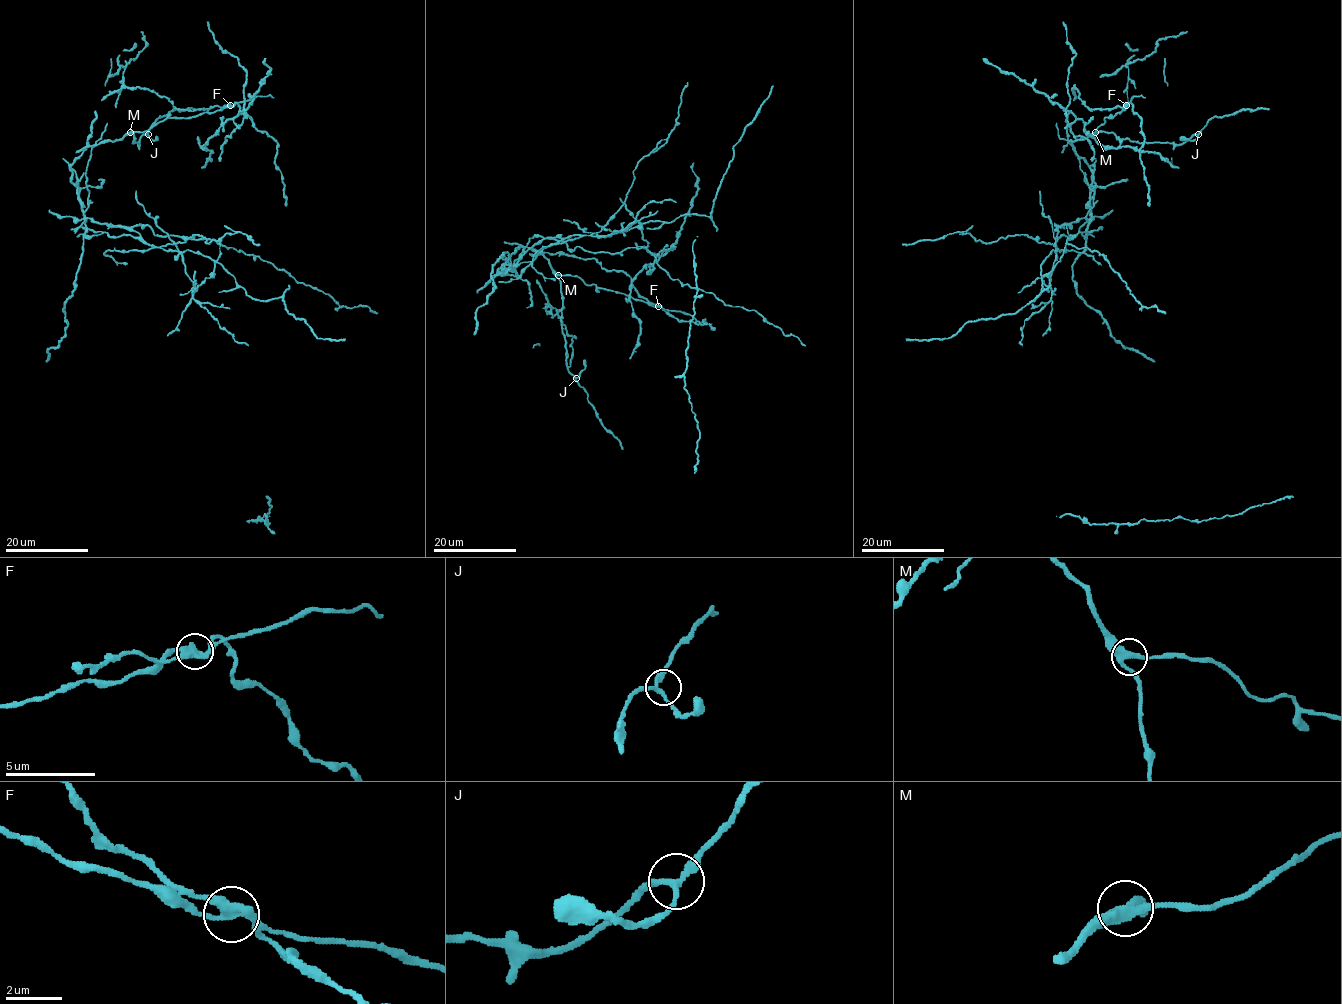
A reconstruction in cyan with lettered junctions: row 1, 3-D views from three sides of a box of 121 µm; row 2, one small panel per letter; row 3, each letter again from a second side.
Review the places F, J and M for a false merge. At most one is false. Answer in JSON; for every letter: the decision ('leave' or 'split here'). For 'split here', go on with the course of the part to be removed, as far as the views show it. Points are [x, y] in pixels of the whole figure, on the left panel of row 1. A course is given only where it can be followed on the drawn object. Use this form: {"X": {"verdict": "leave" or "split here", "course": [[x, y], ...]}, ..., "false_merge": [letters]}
{"F": {"verdict": "split here"}, "J": {"verdict": "leave"}, "M": {"verdict": "leave"}, "false_merge": ["F"]}

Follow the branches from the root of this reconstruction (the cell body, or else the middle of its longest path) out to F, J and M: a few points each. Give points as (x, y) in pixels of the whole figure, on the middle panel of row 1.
F: (564, 238), (542, 238), (511, 268), (516, 274), (513, 261), (526, 247), (535, 248), (558, 274), (658, 306)
J: (564, 238), (542, 238), (511, 268), (526, 247), (548, 261), (576, 378)
M: (564, 238), (542, 238), (511, 267), (516, 274), (513, 261), (526, 247), (531, 247), (548, 261), (558, 275)

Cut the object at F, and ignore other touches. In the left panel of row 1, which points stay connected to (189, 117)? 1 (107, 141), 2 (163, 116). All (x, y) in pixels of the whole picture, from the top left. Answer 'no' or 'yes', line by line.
1: yes
2: yes

